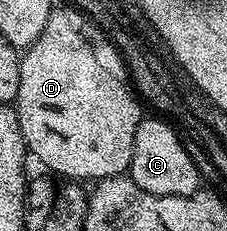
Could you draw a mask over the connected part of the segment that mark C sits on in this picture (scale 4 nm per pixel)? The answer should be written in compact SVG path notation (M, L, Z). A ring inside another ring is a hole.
M143 118L135 130L133 157L127 173L130 180L143 190L160 196L191 196L198 191L197 184L202 183L200 174L192 161L193 152L185 149L177 132L165 120Z

